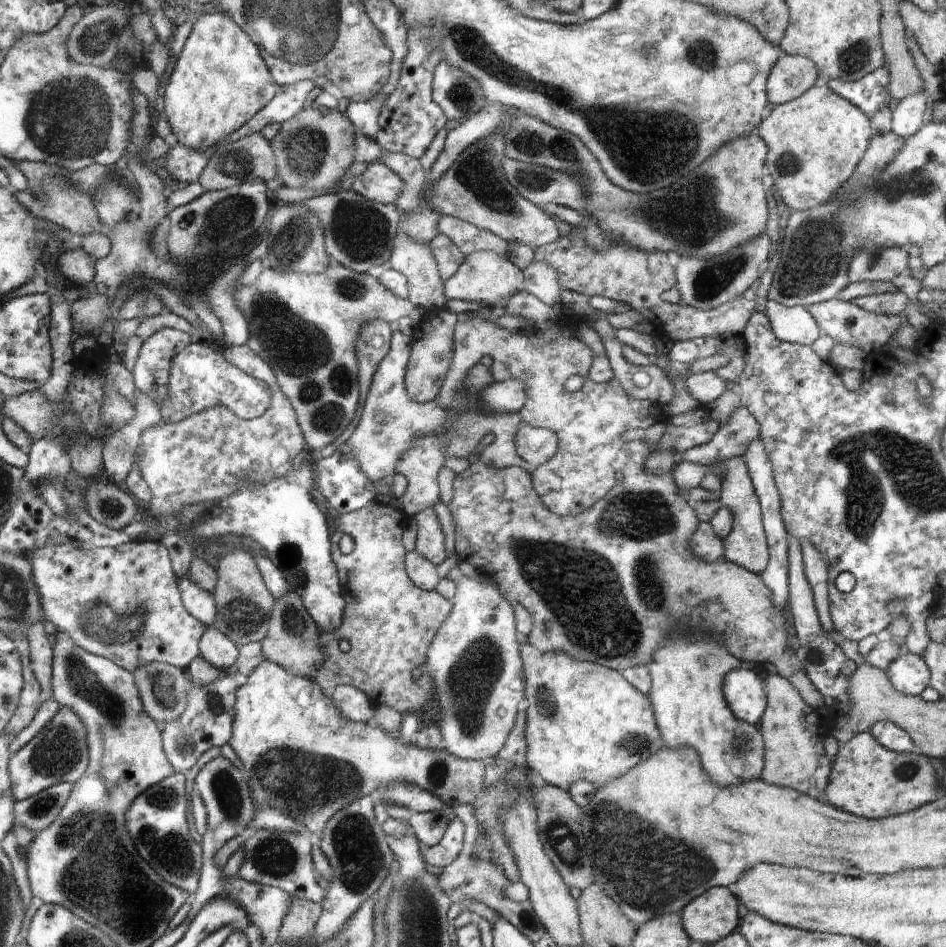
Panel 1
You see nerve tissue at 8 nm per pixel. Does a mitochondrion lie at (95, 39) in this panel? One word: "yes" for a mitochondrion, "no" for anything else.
yes

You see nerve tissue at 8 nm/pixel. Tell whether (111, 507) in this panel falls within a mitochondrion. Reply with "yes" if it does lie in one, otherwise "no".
yes

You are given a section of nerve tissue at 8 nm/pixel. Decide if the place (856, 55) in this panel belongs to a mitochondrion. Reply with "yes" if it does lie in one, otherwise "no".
yes

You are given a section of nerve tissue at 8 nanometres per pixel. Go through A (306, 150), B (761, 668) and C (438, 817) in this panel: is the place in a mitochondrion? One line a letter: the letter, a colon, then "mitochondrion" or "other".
A: mitochondrion
B: other
C: other

